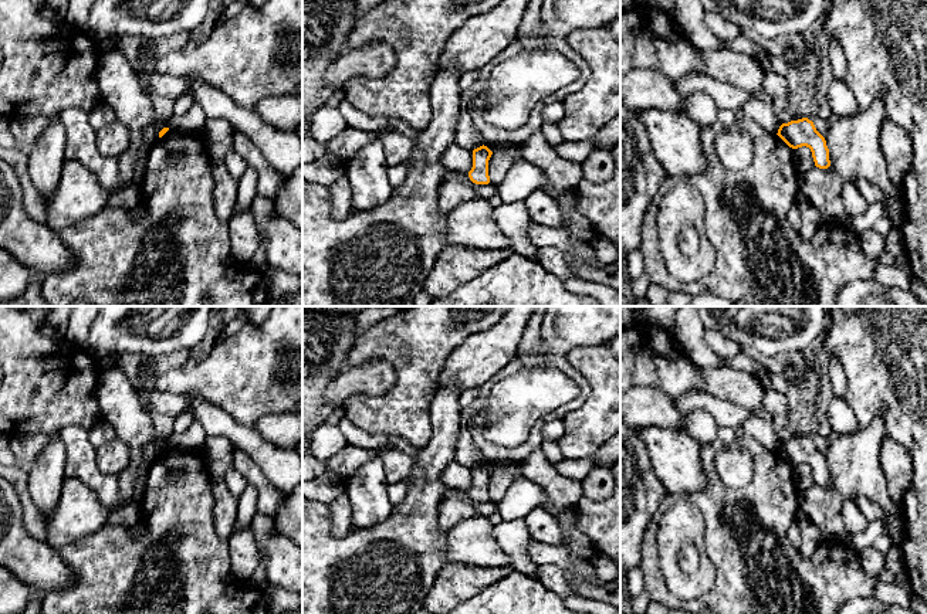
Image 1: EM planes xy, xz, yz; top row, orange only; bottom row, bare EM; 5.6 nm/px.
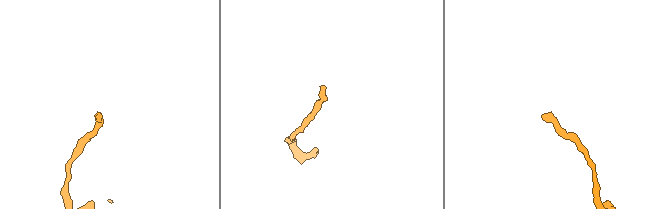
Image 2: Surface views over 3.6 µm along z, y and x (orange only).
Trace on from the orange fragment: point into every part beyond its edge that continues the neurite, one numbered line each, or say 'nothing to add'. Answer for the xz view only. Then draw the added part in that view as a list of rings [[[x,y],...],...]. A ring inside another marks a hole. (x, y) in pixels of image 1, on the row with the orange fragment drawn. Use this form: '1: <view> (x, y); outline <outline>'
nothing to add

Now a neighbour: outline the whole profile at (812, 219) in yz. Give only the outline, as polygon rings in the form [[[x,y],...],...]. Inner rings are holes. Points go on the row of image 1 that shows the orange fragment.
[[[801,191],[795,200],[795,206],[802,216],[802,227],[798,233],[805,241],[811,241],[816,230],[826,221],[819,210],[816,210],[815,206]]]

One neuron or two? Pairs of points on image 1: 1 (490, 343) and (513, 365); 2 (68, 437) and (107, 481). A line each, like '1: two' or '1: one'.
1: two
2: one

